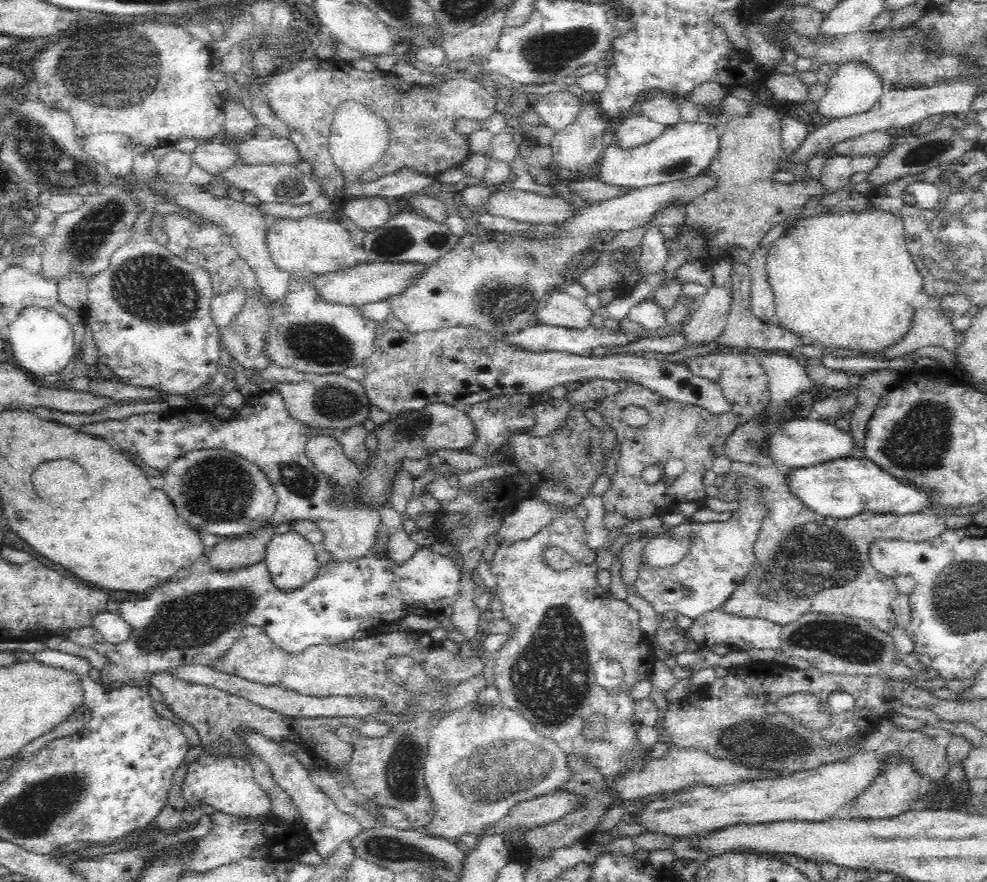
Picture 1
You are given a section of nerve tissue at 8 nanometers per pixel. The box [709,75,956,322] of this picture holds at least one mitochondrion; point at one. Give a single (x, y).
(924, 154)

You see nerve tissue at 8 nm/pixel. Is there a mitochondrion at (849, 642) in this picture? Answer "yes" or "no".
yes

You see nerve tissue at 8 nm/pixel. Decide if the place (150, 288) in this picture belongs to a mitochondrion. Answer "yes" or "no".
yes

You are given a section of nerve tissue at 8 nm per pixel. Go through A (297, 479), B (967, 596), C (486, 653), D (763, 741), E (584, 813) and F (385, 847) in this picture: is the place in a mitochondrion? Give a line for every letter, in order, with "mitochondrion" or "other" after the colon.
A: mitochondrion
B: mitochondrion
C: other
D: mitochondrion
E: other
F: mitochondrion

